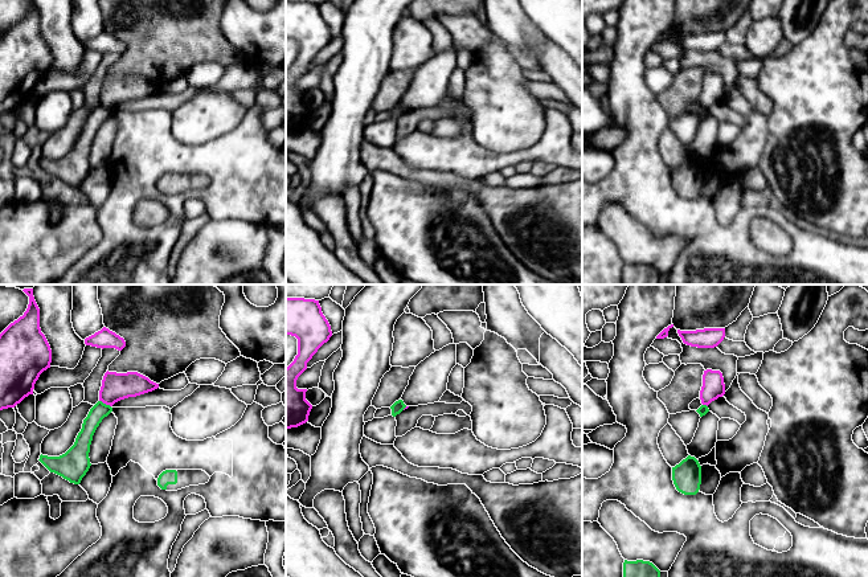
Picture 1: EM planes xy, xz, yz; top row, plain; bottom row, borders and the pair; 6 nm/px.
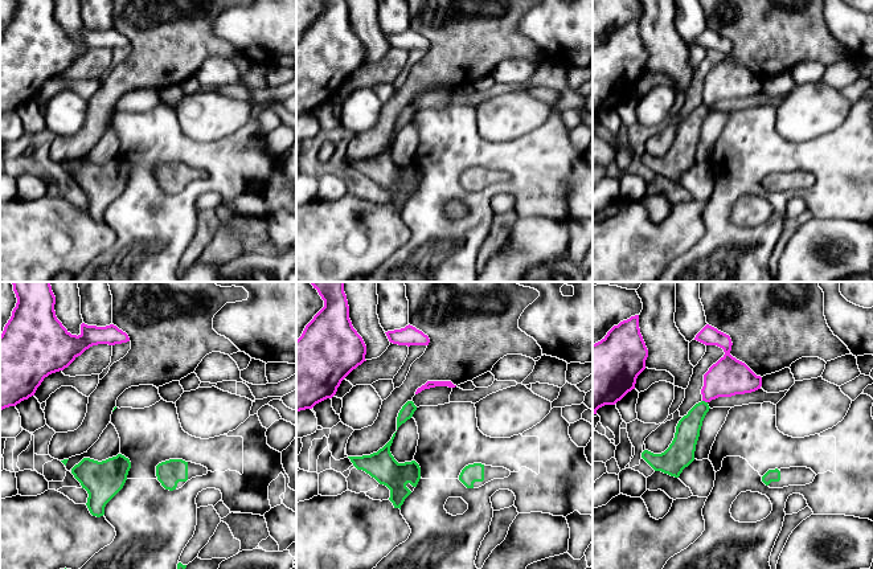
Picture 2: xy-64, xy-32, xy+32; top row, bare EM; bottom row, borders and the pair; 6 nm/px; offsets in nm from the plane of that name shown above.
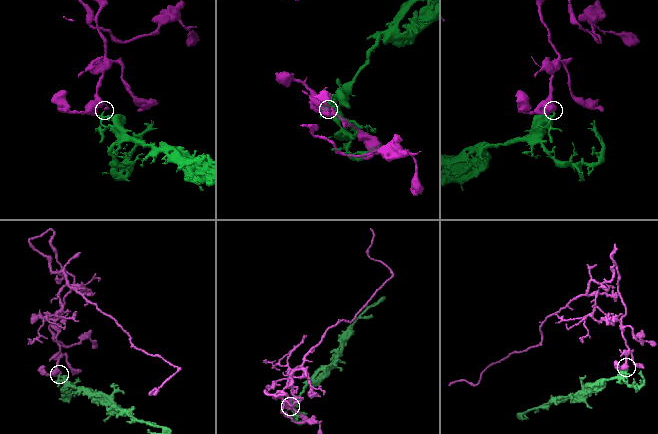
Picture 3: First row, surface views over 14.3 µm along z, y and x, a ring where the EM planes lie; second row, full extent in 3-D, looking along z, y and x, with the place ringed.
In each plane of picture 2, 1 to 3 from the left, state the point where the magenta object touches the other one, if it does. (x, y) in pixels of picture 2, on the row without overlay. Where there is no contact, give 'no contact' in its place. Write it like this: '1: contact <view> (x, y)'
1: no contact
2: no contact
3: contact xy+32 (704, 105)

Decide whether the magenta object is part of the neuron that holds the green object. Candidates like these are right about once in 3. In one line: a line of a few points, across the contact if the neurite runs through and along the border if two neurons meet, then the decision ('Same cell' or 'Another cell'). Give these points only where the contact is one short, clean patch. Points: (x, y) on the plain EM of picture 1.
Line: xy (99, 103), (110, 110). Another cell

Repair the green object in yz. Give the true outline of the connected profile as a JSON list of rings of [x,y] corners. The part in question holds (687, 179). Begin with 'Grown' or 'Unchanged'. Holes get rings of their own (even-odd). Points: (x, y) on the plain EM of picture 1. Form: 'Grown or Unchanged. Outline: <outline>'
Unchanged. Outline: [[[688,159],[672,171],[672,184],[676,193],[684,199],[696,199],[701,188],[701,169],[695,160]]]

